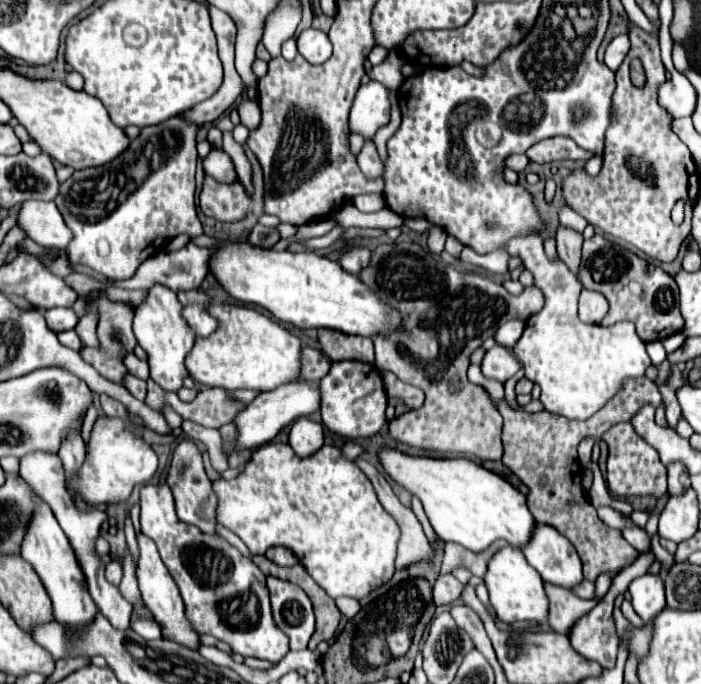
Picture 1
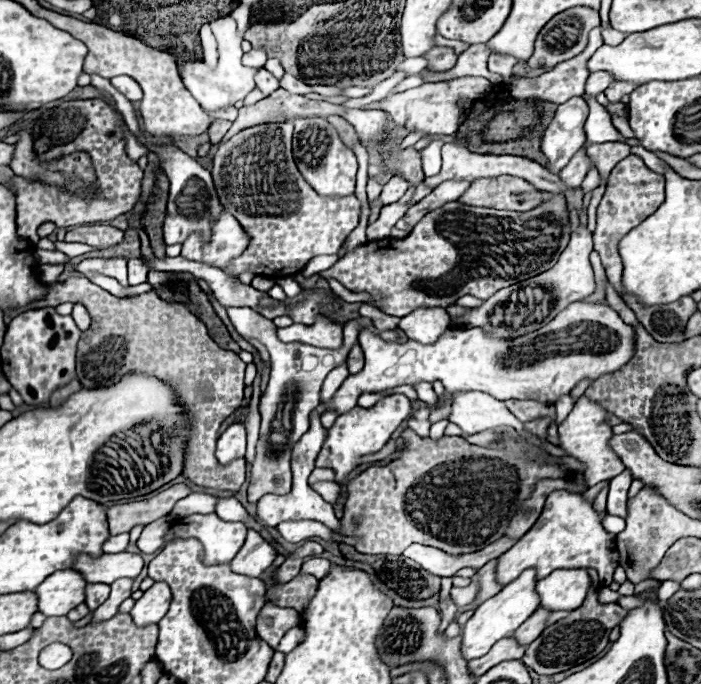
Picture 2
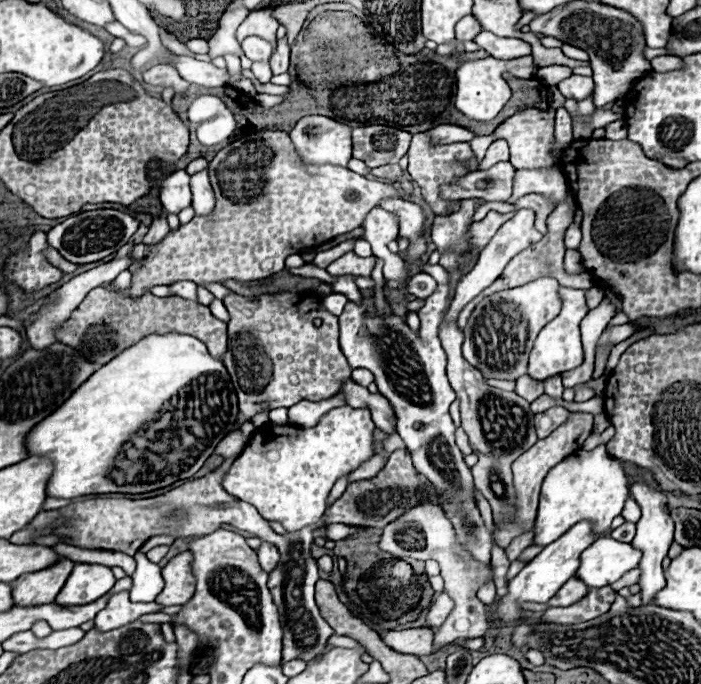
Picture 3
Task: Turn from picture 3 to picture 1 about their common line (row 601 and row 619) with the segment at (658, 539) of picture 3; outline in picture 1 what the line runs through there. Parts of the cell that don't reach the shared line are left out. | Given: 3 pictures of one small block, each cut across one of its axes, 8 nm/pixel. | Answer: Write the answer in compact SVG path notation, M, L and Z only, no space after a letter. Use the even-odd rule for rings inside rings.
M644 574L636 580L630 582L628 592L632 594L632 606L636 614L648 624L654 620L662 608L666 608L666 598L664 598L664 582L660 576Z

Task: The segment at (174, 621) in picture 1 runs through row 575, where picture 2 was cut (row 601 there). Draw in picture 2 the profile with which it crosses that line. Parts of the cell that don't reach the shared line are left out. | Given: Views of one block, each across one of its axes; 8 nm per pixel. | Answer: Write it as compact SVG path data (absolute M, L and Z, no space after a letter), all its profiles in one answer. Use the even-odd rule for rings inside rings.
M154 582L154 586L148 588L144 592L144 596L140 600L136 600L134 608L130 610L134 624L136 626L158 624L162 620L162 616L166 614L170 600L172 600L170 588L164 582Z

